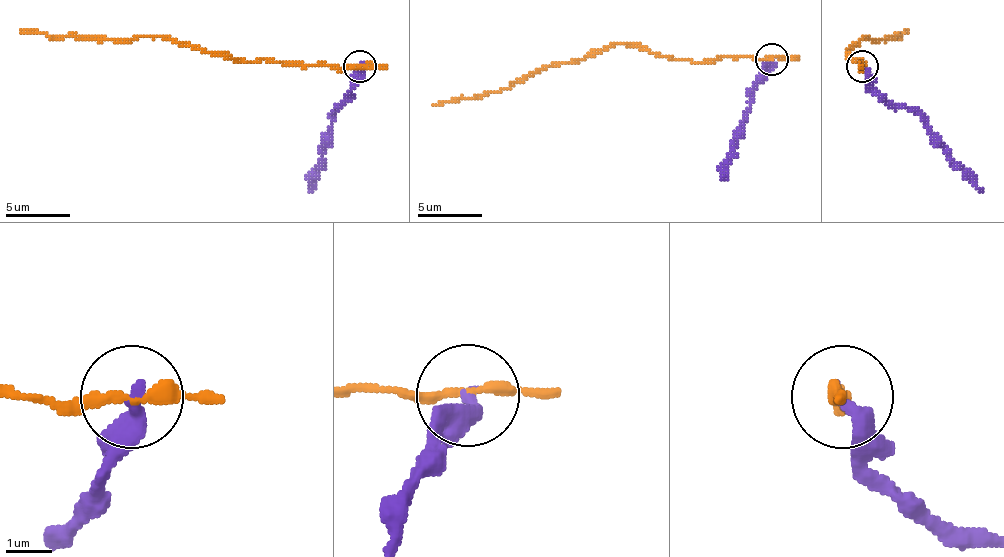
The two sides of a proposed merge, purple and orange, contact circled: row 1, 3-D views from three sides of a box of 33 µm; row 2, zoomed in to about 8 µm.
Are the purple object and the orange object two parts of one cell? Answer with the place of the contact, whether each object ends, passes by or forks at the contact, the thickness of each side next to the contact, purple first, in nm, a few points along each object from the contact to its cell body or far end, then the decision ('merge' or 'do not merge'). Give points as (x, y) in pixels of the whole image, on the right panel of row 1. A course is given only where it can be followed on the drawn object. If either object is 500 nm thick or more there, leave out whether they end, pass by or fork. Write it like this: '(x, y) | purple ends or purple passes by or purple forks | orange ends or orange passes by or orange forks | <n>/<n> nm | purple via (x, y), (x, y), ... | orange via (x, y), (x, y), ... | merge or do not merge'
(862, 66) | purple ends | orange passes by | 360/240 nm | purple via (863, 65), (866, 78), (888, 101), (918, 114), (934, 140), (982, 191) | orange via (863, 65), (859, 68), (866, 62), (856, 62), (846, 52), (863, 36), (869, 39), (892, 39), (908, 30) | do not merge

